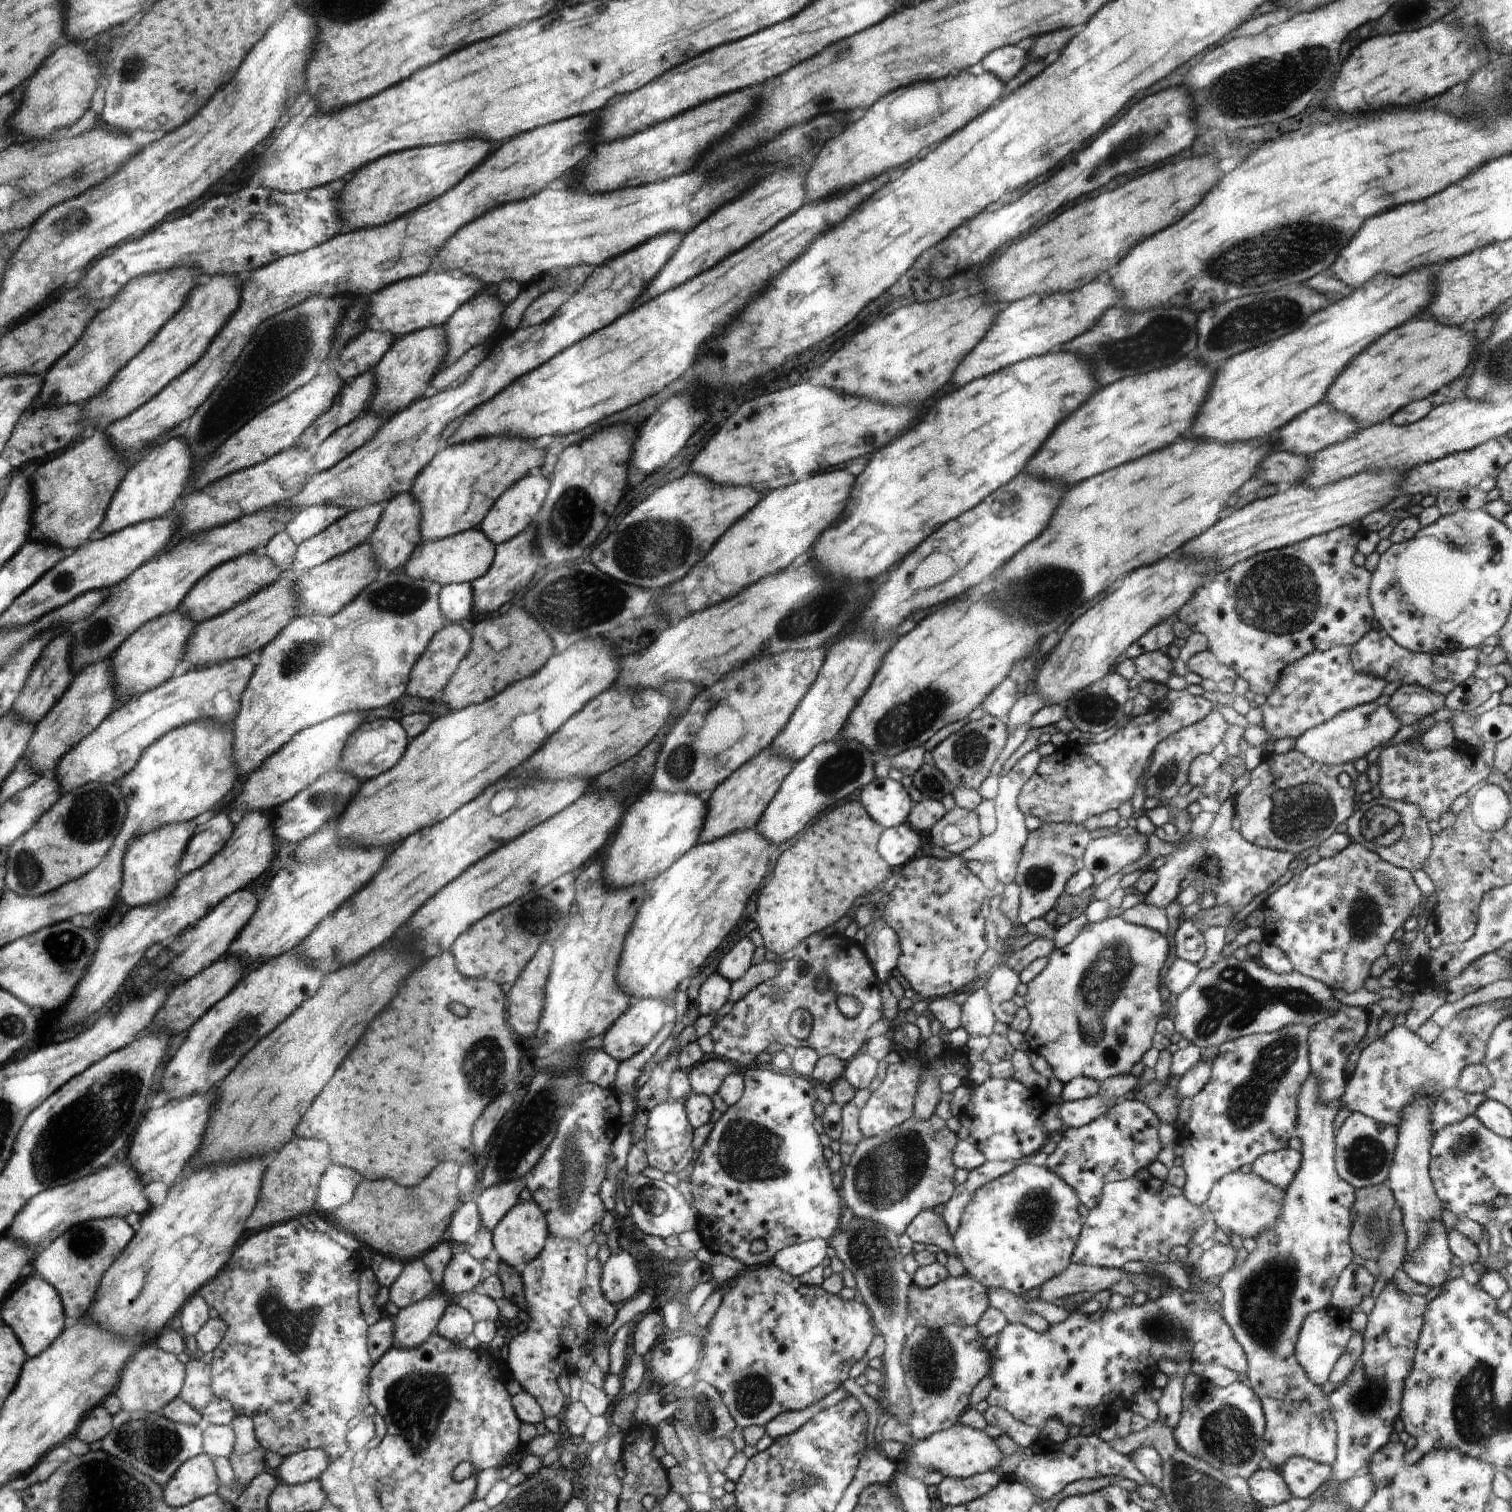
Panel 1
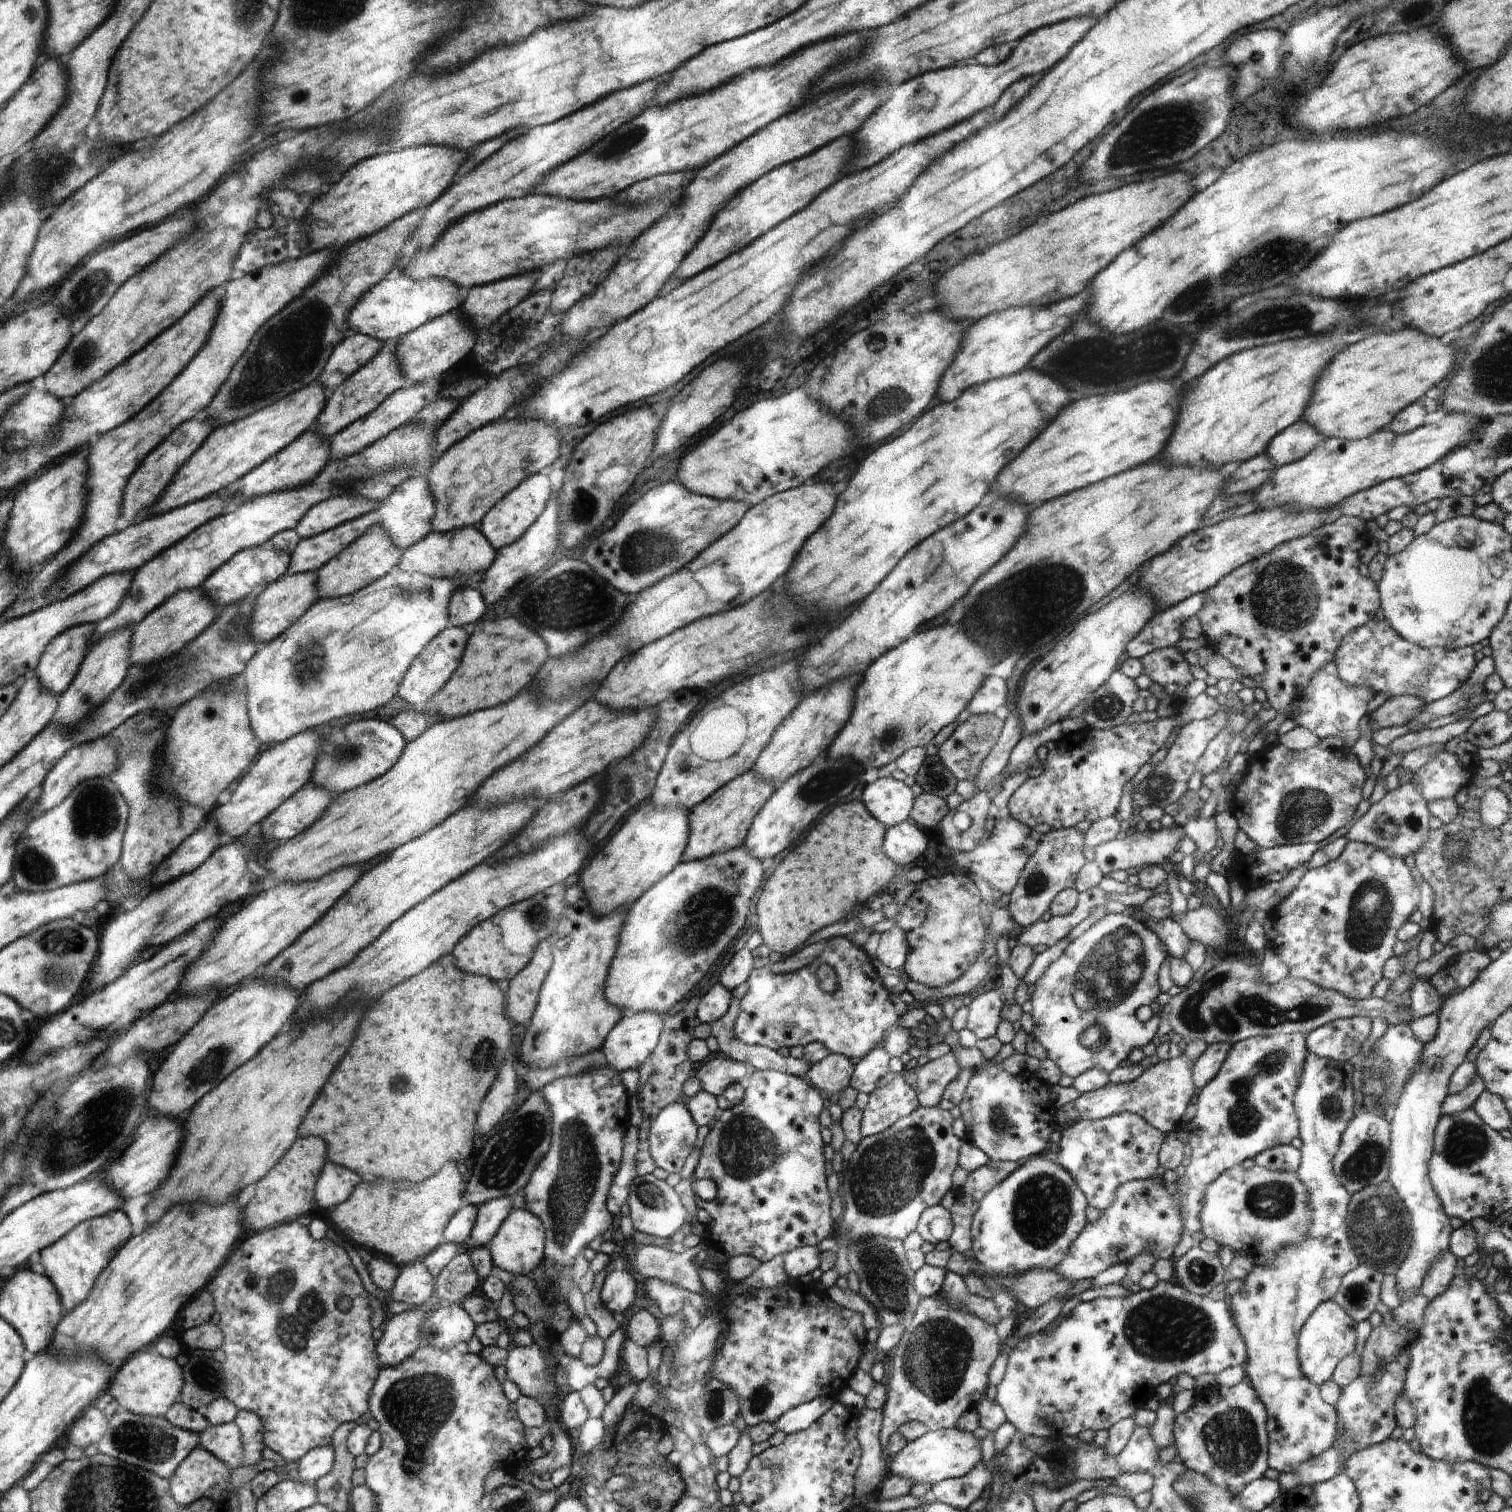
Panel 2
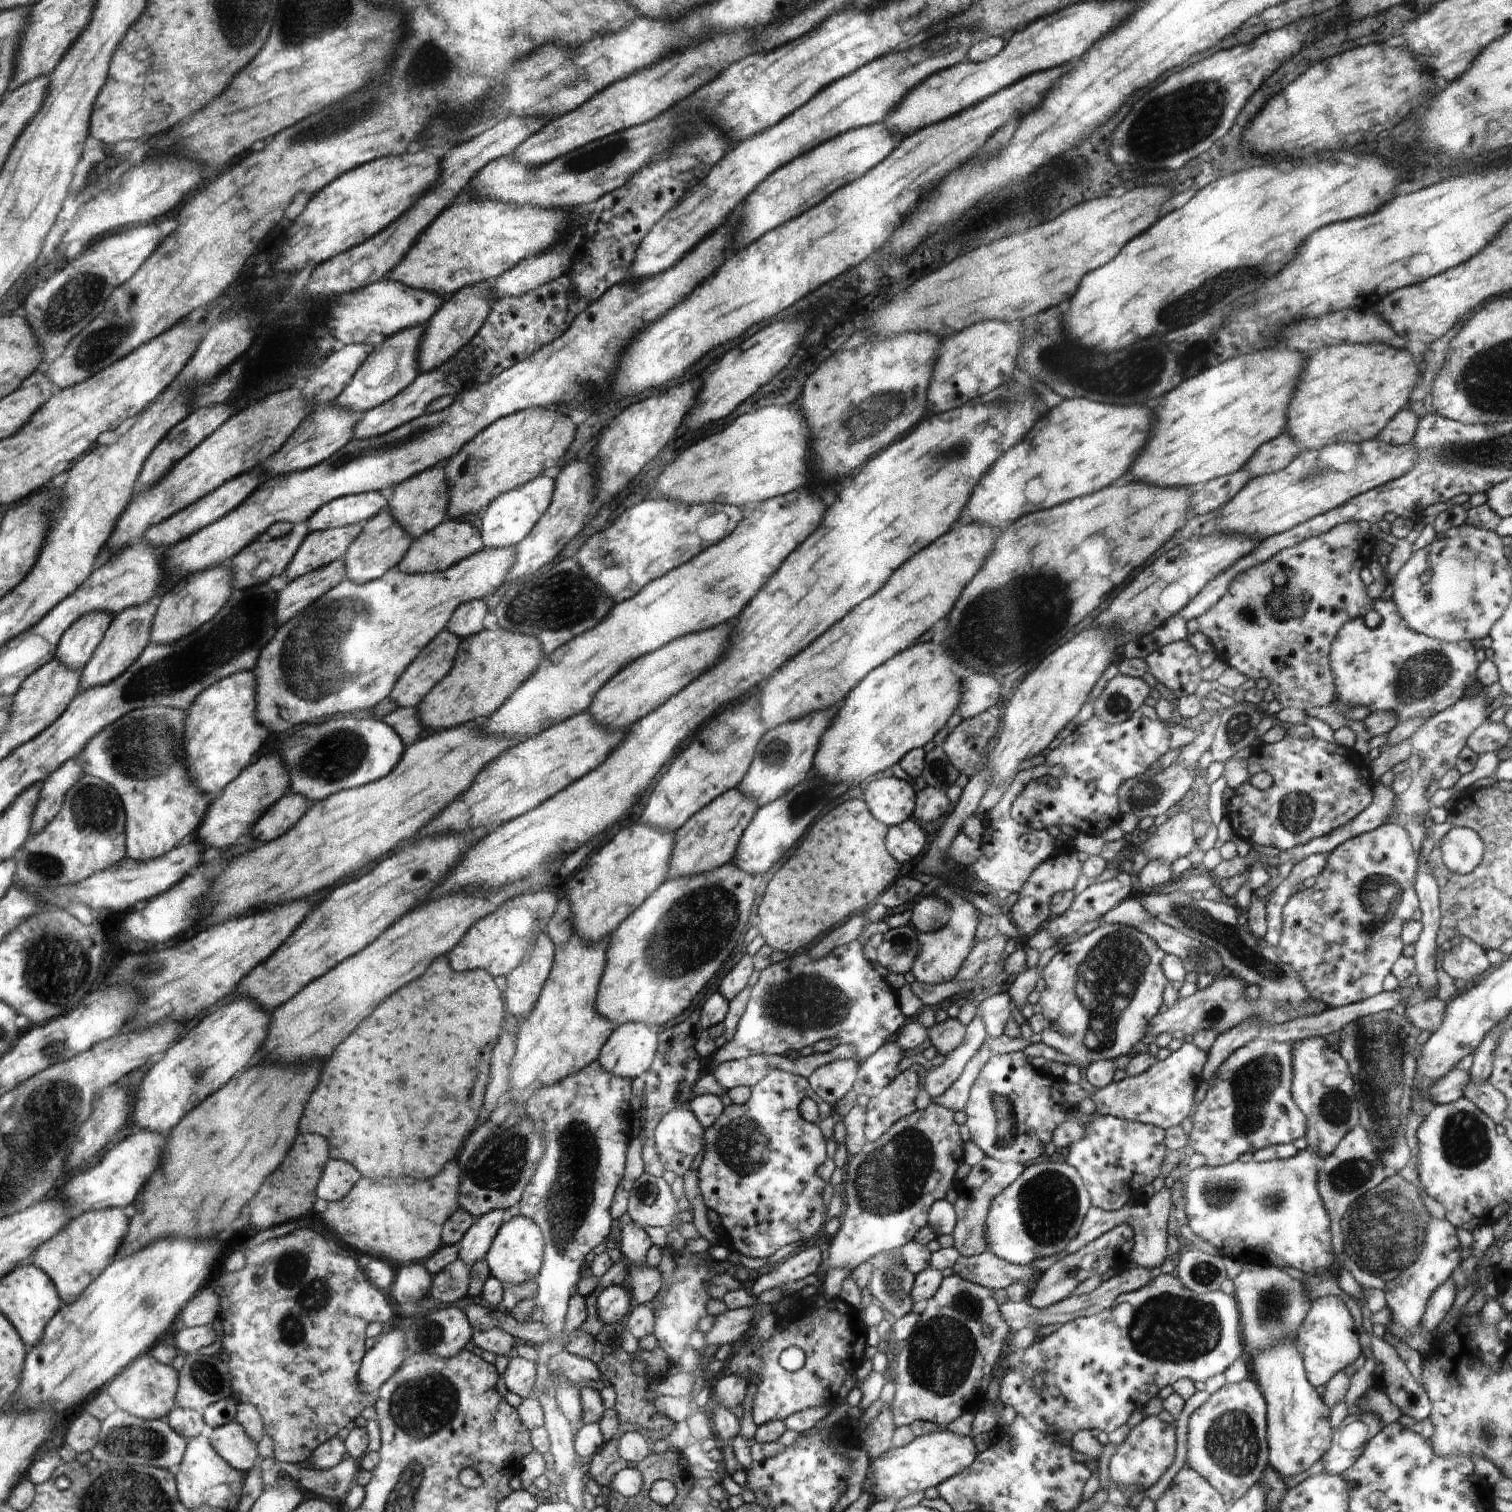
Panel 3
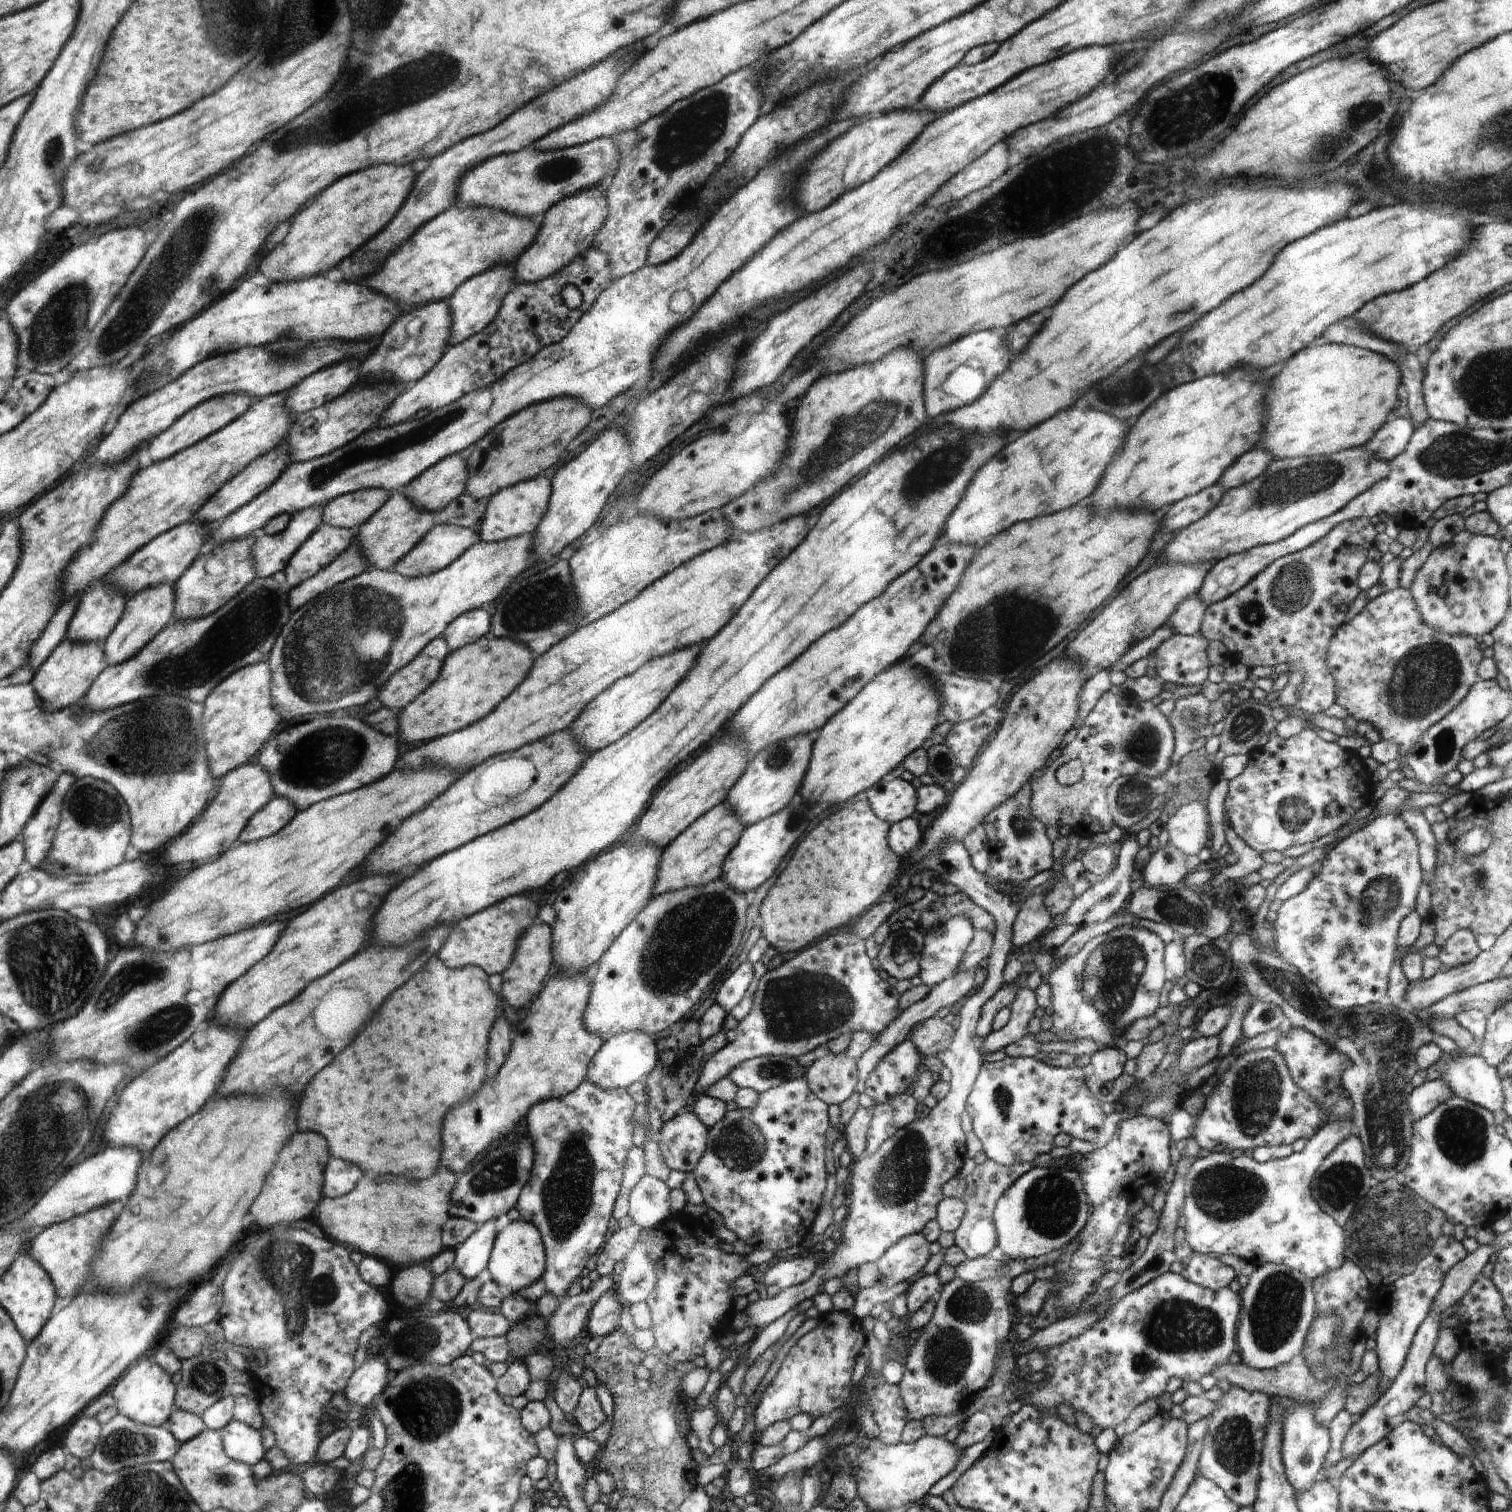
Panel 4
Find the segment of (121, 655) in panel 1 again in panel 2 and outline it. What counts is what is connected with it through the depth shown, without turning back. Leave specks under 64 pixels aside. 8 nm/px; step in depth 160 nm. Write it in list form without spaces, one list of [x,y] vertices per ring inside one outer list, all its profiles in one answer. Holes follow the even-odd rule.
[[[201,587],[178,592],[140,622],[132,641],[133,664],[150,664],[176,655],[198,638],[214,622],[217,615],[218,604]]]

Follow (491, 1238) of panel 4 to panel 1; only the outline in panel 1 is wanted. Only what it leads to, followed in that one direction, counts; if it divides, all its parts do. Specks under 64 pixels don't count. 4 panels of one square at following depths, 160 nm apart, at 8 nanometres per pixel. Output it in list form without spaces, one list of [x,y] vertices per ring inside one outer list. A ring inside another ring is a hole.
[[[514,1179],[482,1191],[474,1200],[477,1204],[480,1226],[492,1232],[504,1215],[518,1202],[520,1180]]]

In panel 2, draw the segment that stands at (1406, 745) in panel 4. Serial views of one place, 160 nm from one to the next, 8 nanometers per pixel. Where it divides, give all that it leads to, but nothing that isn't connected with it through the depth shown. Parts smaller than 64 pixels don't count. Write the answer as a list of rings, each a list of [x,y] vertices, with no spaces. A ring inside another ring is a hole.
[[[1378,615],[1367,624],[1346,634],[1334,654],[1338,676],[1350,686],[1366,686],[1374,695],[1412,694],[1431,704],[1456,692],[1476,667],[1477,647],[1466,646],[1456,650],[1448,648],[1422,648],[1402,639],[1388,620]]]

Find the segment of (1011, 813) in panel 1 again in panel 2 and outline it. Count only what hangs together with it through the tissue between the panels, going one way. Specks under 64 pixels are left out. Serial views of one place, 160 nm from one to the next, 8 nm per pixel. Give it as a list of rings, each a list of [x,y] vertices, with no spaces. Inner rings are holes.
[[[1039,767],[1037,769],[1033,769],[1033,771],[1026,770],[1026,772],[1020,772],[1020,774],[1014,774],[1012,778],[1008,778],[1008,780],[1002,780],[1000,782],[1000,790],[996,792],[996,796],[990,799],[989,812],[987,815],[987,820],[985,824],[985,832],[984,836],[980,838],[980,842],[978,845],[970,852],[960,852],[960,851],[952,851],[949,852],[951,857],[956,862],[956,864],[964,868],[964,870],[968,870],[969,873],[979,874],[990,884],[990,888],[996,892],[1002,892],[1002,895],[1010,895],[1012,890],[1016,887],[1018,883],[1018,878],[1020,877],[1020,872],[1022,872],[1022,868],[1024,868],[1024,864],[1028,862],[1028,858],[1036,852],[1036,848],[1038,848],[1038,842],[1040,841],[1041,834],[1038,833],[1034,829],[1028,828],[1022,824],[1022,822],[1018,822],[1010,816],[1010,812],[1008,811],[1008,802],[1010,796],[1030,777],[1033,773],[1038,772]]]

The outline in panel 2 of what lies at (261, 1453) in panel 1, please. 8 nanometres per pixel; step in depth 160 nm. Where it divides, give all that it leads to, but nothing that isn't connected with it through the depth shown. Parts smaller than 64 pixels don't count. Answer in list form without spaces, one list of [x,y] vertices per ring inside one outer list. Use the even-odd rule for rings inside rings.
[[[239,1410],[234,1422],[238,1425],[243,1444],[243,1464],[254,1464],[261,1459],[265,1447],[264,1427],[260,1417],[252,1411]]]

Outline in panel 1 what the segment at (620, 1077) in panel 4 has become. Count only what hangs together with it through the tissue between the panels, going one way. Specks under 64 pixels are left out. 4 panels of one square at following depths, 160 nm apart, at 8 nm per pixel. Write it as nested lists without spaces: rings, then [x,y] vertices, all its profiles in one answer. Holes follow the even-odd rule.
[[[640,997],[605,1032],[603,1049],[618,1062],[636,1056],[663,1027],[668,1002]]]

